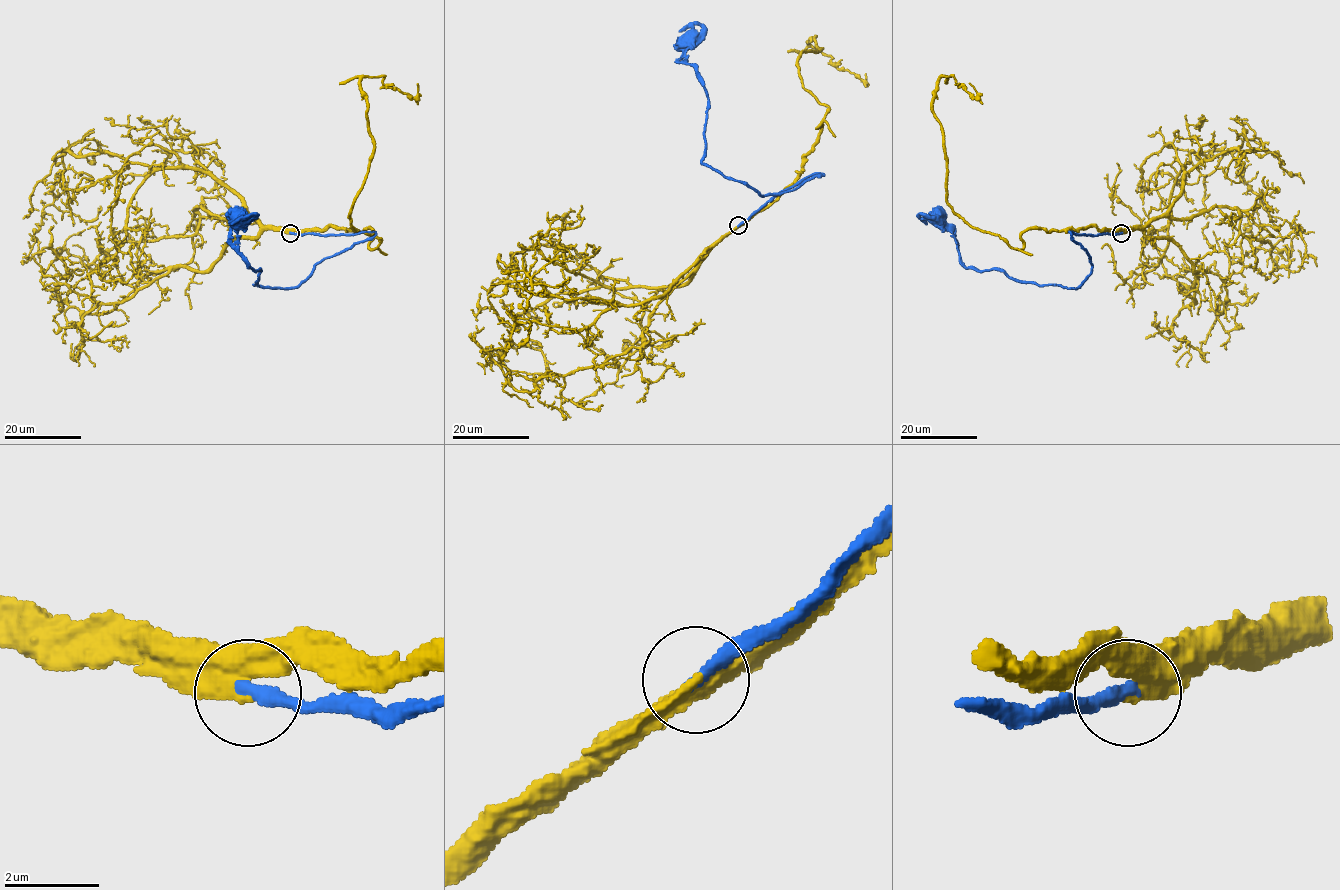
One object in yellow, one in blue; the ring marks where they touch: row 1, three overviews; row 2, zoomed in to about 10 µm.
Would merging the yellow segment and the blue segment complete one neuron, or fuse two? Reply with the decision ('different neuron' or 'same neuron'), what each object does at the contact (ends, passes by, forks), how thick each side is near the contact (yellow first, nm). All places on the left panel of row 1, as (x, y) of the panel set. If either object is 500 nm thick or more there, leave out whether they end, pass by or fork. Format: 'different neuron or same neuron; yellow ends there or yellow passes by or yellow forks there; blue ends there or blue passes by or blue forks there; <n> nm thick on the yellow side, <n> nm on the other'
same neuron; yellow ends there; blue ends there; 340 nm thick on the yellow side, 320 nm on the other

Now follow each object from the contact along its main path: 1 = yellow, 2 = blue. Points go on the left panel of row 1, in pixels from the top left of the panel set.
1: (291, 233), (370, 228), (376, 247), (349, 212), (373, 149), (360, 80), (383, 76), (413, 98), (417, 83)
2: (291, 233), (375, 234), (295, 287), (271, 288), (253, 285), (260, 269), (228, 239), (240, 217)

